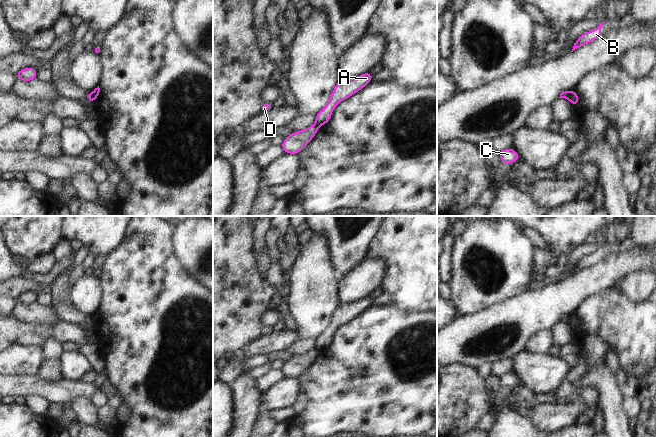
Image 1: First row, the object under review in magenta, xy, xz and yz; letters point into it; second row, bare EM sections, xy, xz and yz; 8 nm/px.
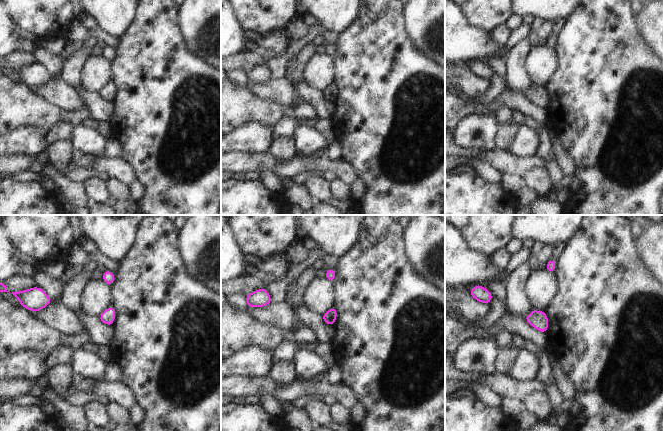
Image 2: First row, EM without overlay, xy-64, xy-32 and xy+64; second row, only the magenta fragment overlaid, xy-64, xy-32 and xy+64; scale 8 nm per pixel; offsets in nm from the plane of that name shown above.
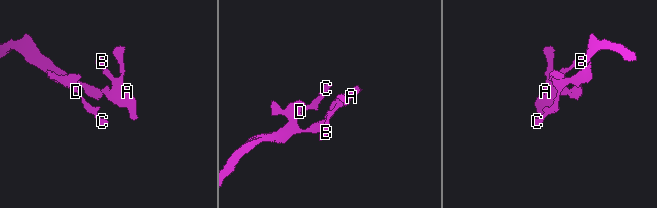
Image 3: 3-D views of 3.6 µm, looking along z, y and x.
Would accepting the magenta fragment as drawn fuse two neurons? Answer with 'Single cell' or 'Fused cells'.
Fused cells

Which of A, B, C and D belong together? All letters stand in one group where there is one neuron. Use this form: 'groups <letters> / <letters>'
groups A B / C D

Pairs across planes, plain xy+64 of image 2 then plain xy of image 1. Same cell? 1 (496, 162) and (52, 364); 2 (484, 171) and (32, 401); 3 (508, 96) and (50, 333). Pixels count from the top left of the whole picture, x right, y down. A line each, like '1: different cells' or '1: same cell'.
1: different cells
2: same cell
3: same cell

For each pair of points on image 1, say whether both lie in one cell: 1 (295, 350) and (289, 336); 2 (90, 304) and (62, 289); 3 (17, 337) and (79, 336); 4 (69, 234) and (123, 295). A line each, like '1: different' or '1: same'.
1: different
2: different
3: same
4: different

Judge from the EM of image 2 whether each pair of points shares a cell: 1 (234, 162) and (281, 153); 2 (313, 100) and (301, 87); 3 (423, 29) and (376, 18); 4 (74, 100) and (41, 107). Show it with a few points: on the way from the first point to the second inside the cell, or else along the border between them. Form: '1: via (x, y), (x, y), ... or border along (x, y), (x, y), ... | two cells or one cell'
1: border along (267, 151), (281, 161), (287, 161), (295, 155) | two cells
2: via (310, 97), (303, 90) | one cell
3: border along (402, 10), (402, 21), (414, 47) | two cells
4: border along (34, 90), (46, 100), (64, 110), (76, 110) | two cells

